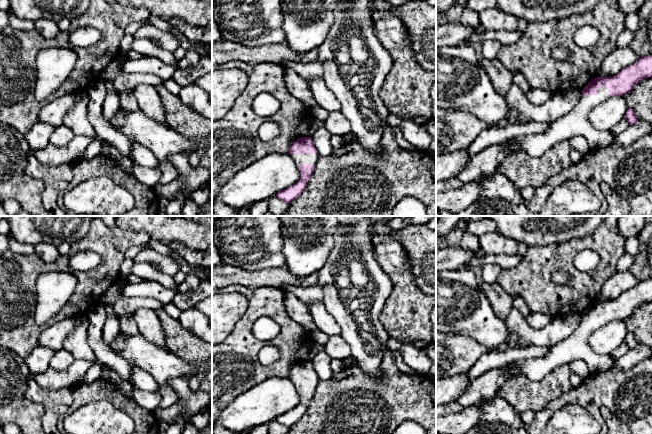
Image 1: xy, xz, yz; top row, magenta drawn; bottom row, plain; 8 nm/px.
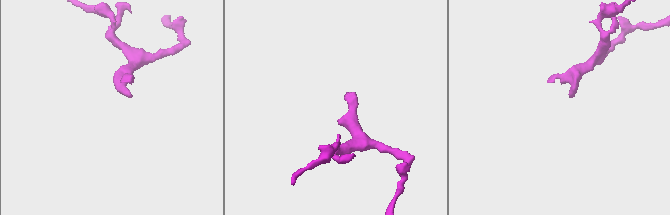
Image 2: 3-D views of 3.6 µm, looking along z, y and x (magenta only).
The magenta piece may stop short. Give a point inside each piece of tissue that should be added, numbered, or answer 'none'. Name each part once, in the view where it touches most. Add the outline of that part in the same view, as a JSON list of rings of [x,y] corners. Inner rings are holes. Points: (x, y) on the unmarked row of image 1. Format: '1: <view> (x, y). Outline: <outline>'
1: yz (576, 347). Outline: [[[599,311],[597,319],[581,319],[576,332],[555,344],[545,356],[515,361],[482,374],[471,381],[470,386],[456,402],[462,407],[467,407],[482,398],[492,397],[511,373],[523,373],[531,381],[538,381],[555,367],[570,364],[574,360],[584,361],[590,374],[612,369],[617,360],[610,354],[596,353],[589,345],[591,334],[611,322],[608,315],[608,311]]]

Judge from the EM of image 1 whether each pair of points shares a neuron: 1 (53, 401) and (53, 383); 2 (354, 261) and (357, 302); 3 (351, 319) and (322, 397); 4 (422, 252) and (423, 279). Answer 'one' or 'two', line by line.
1: two
2: one
3: two
4: one

